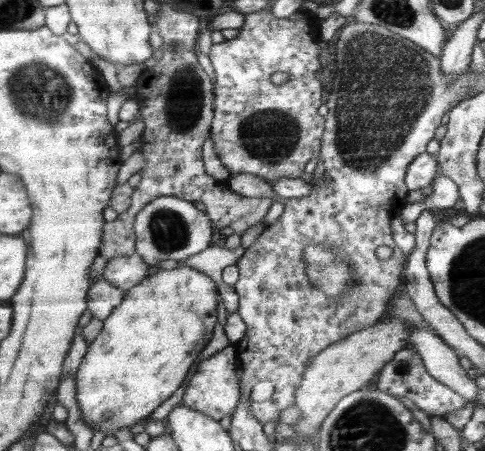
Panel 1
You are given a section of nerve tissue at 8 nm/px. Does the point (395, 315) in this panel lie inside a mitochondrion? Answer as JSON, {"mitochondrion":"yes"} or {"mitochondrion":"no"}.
{"mitochondrion":"no"}

